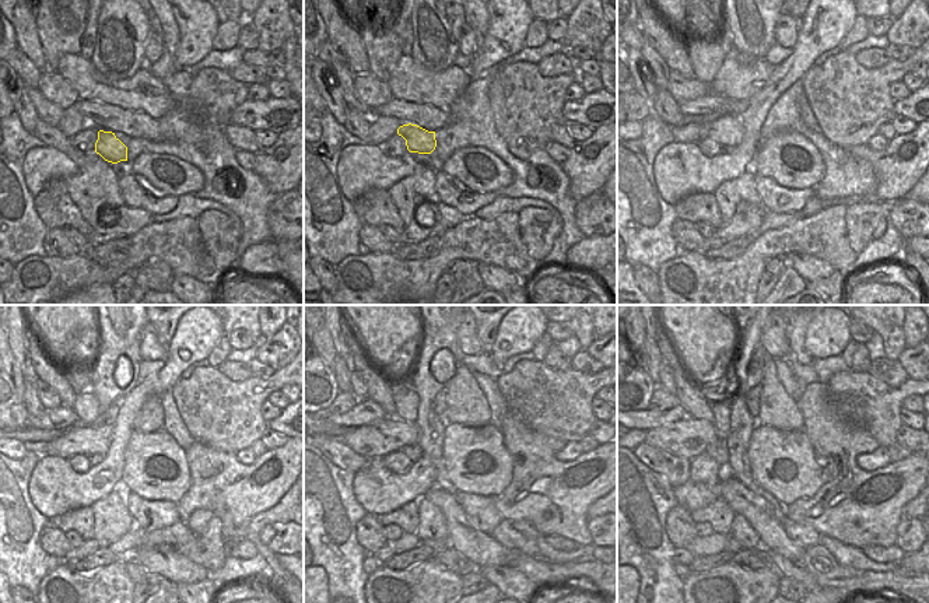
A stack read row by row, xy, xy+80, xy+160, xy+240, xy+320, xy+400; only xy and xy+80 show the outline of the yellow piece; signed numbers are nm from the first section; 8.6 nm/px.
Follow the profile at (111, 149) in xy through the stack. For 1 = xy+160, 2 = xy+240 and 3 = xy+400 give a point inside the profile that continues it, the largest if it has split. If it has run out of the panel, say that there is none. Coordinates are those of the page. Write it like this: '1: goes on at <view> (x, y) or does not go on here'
1: goes on at xy+160 (728, 130)
2: goes on at xy+240 (80, 440)
3: goes on at xy+400 (689, 438)

